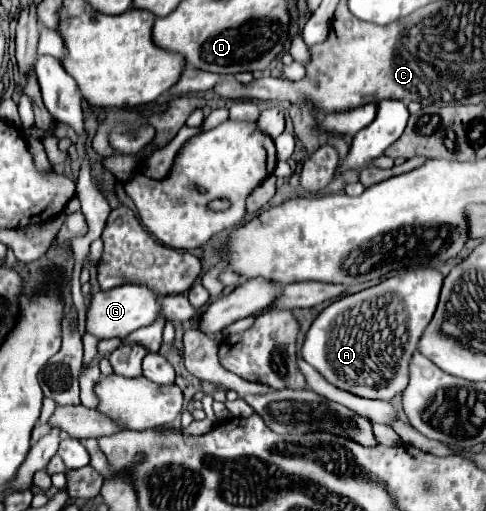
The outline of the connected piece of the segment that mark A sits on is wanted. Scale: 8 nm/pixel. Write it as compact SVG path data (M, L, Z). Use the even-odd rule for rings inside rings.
M415 269L415 271L403 271L391 279L385 279L375 287L333 301L329 307L325 307L319 313L319 317L309 327L301 347L301 357L337 389L343 389L347 393L365 399L391 401L393 397L401 395L409 383L409 361L417 349L419 337L433 319L439 301L441 283L443 277L439 271Z

